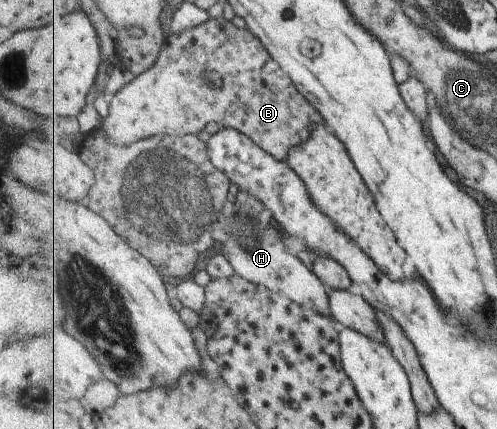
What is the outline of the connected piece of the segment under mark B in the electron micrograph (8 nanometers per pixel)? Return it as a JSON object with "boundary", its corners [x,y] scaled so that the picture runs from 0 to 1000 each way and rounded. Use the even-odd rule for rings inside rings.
{"boundary":[[[449,37],[360,86],[344,77],[312,156],[223,226],[195,212],[187,247],[205,275],[203,301],[227,338],[268,338],[312,317],[396,312],[416,287],[437,287],[497,312],[537,357],[575,378],[584,350],[626,324],[626,296],[650,282],[646,263],[598,212],[586,179],[545,138],[529,100],[501,68],[477,68]],[[521,175],[537,175],[541,193]]]}

